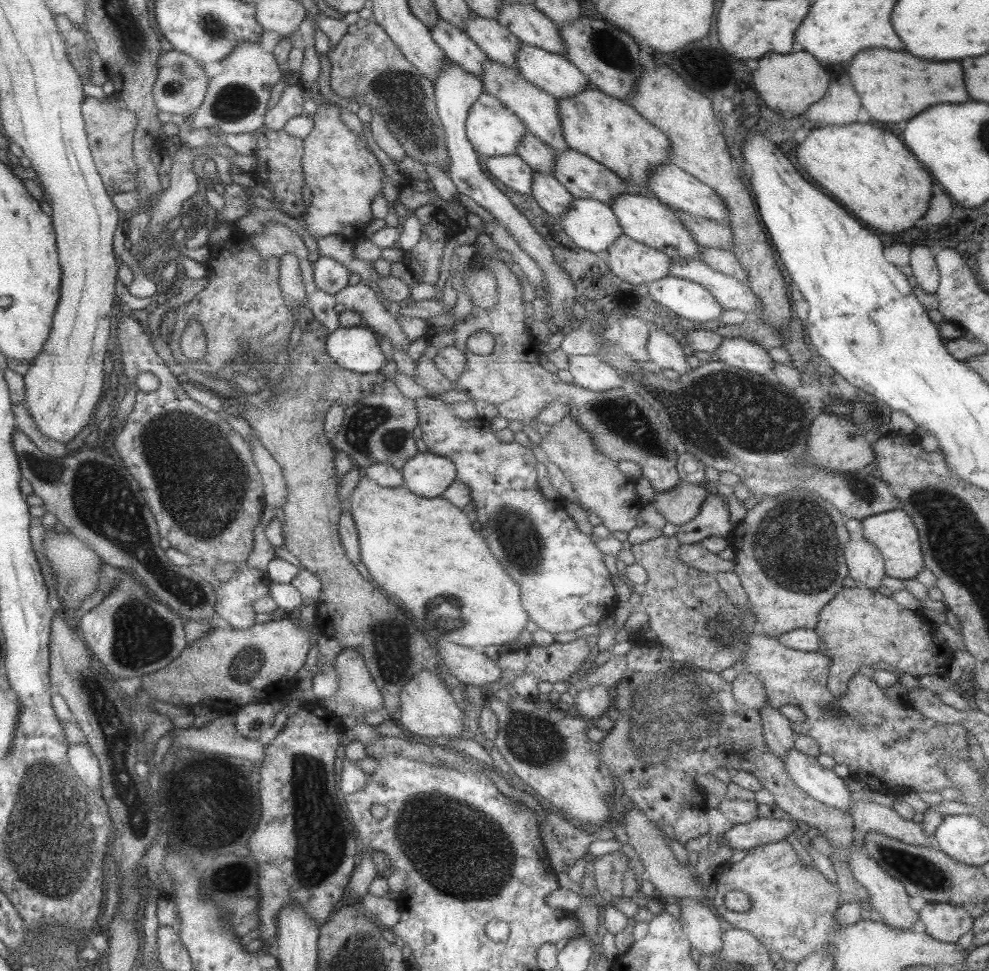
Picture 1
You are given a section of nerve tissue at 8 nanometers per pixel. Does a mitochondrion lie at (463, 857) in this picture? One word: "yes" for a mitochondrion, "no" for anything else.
yes

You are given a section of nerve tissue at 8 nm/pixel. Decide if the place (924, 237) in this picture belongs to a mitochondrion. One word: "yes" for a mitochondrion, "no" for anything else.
no

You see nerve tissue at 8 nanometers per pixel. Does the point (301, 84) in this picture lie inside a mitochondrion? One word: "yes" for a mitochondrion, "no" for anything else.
no

